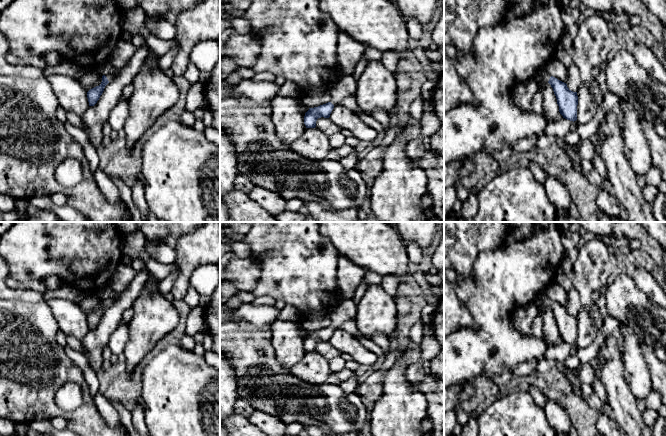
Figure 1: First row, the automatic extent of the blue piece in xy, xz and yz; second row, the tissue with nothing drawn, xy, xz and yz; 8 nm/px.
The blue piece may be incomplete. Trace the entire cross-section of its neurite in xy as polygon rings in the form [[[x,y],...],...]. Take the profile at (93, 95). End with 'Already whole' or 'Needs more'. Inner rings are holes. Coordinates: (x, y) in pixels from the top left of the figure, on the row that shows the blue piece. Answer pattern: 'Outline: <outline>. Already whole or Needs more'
Outline: [[[114,66],[113,68],[114,68],[114,71],[112,73],[106,76],[105,75],[102,76],[102,82],[99,86],[94,87],[87,92],[89,106],[94,106],[97,103],[97,101],[99,100],[100,96],[104,91],[105,86],[110,81],[115,80],[120,75],[121,71],[124,69],[124,68],[117,68]]]. Needs more

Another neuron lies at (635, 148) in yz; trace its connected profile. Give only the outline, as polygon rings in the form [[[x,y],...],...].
[[[621,97],[620,99],[617,109],[622,114],[621,130],[625,156],[637,176],[646,175],[652,163],[641,128],[641,117],[631,103]]]

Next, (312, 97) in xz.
[[[308,88],[301,91],[301,102],[308,108],[318,107],[330,100],[331,95],[328,88]]]

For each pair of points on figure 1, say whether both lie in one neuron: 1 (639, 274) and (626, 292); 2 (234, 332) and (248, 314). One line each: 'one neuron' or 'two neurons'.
1: two neurons
2: two neurons

